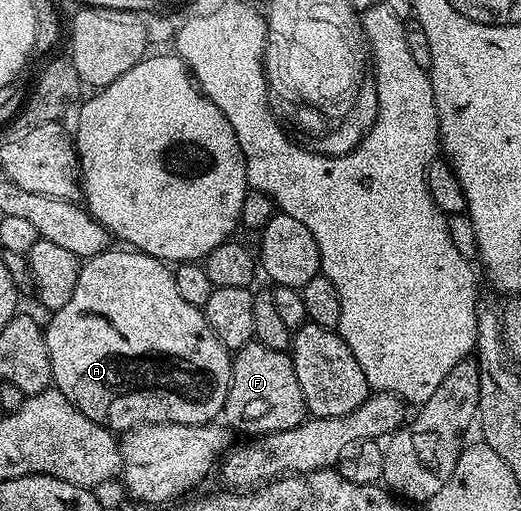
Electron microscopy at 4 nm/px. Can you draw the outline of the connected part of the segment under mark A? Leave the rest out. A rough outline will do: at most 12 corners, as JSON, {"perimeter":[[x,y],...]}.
{"perimeter":[[145,252],[80,265],[52,384],[116,434],[207,424],[232,356]]}

